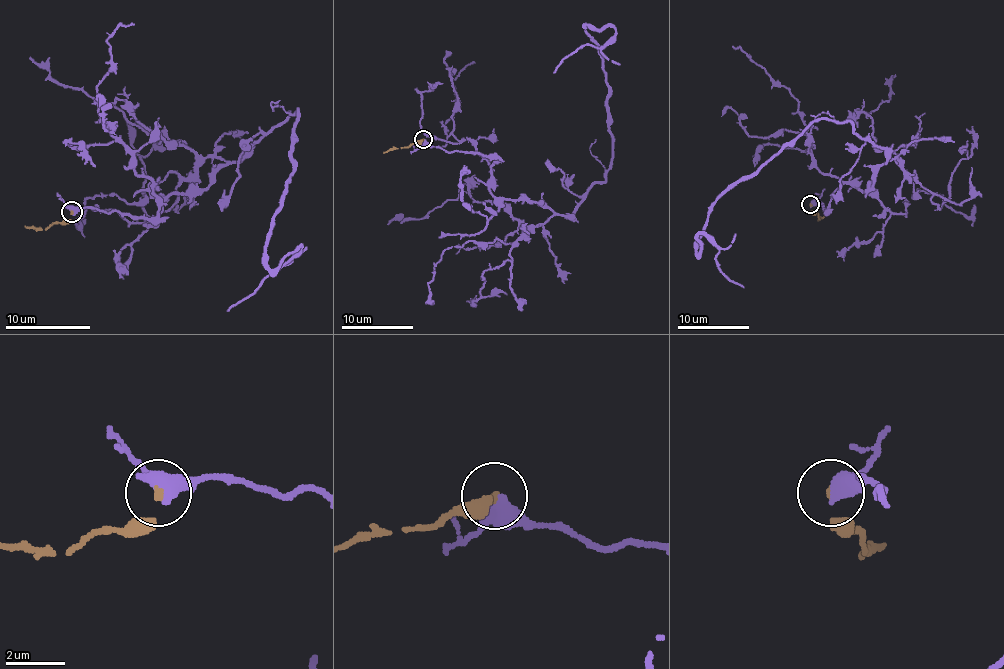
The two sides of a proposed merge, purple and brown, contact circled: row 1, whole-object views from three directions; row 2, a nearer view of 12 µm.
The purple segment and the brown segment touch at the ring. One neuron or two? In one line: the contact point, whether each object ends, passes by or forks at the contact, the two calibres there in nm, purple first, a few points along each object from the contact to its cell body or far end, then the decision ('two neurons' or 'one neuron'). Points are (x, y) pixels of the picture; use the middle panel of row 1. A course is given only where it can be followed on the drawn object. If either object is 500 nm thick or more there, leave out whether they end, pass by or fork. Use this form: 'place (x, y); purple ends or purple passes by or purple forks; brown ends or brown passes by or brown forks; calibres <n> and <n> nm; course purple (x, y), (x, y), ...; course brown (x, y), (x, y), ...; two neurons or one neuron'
place (423, 139); purple passes by; brown ends; calibres 480 and 170 nm; course purple (422, 139), (492, 155), (495, 198), (568, 216), (606, 178), (604, 59), (586, 34), (615, 28), (552, 73); course brown (422, 139), (383, 153); two neurons

